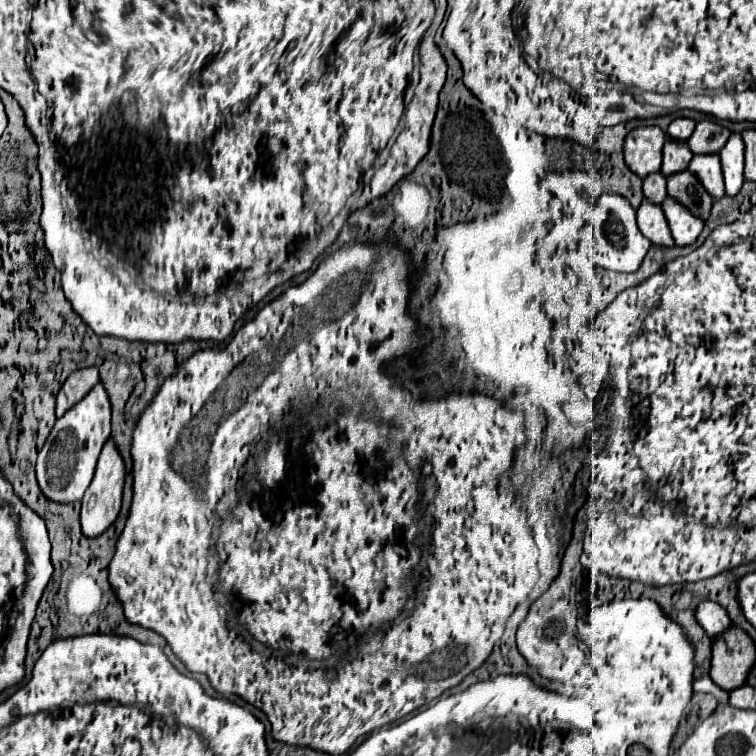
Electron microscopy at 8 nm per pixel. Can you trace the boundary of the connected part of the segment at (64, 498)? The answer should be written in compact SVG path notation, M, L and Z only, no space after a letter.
M102 381L90 389L90 393L78 401L68 413L64 413L56 425L52 427L52 433L48 435L38 461L36 461L36 477L42 493L48 499L60 501L60 503L70 503L82 499L84 491L88 489L94 467L100 455L102 445L106 443L110 435L110 423L112 423L112 403L108 389L104 387Z

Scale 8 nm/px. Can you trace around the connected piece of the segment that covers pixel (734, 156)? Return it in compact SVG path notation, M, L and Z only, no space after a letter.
M732 133L728 143L718 153L722 159L722 171L726 181L726 195L736 195L744 183L744 141L740 133Z

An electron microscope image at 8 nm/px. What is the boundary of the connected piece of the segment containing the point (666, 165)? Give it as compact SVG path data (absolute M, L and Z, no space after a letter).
M668 141L664 143L664 161L662 161L662 173L670 175L670 173L678 173L688 169L688 163L692 159L688 141Z

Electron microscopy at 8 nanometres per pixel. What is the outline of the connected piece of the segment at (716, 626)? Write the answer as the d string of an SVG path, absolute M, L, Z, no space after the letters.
M714 601L700 603L696 617L698 617L698 623L706 629L706 633L712 639L718 637L718 633L726 633L726 629L732 627L732 619L728 617L728 611Z

